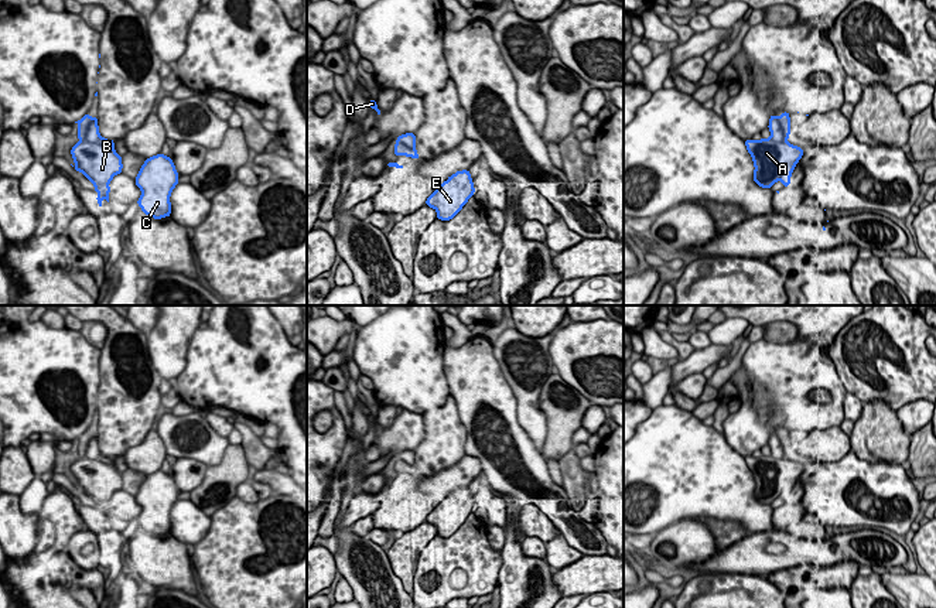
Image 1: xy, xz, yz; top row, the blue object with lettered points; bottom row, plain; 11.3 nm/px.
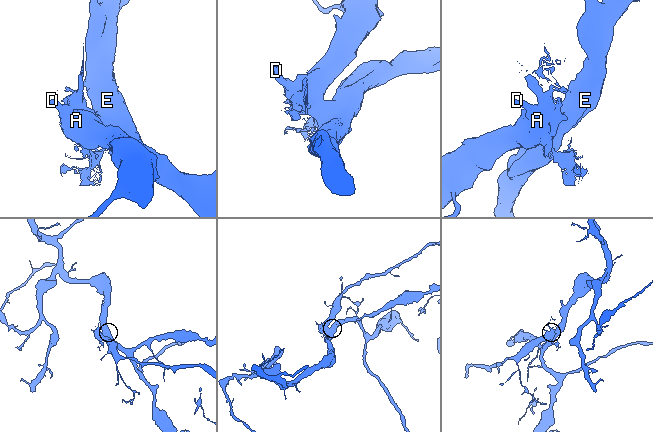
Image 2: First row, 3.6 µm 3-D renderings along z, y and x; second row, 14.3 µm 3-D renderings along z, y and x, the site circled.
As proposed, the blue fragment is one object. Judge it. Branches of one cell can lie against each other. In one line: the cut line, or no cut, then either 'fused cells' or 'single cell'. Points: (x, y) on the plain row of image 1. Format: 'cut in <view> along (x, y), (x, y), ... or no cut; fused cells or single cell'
cut in xy along (92, 437), (86, 456), (112, 465); fused cells

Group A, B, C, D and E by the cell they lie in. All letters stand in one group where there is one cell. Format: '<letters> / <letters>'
A B / C D E

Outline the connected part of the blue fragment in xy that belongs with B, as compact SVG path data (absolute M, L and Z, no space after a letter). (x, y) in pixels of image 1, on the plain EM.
M88 430L78 438L79 460L71 467L75 478L75 486L81 488L95 502L99 510L96 518L102 523L102 516L109 519L109 499L116 491L122 489L122 474L112 464L102 462L100 460L90 460L86 457L86 448L92 438L98 440L98 434L90 434Z

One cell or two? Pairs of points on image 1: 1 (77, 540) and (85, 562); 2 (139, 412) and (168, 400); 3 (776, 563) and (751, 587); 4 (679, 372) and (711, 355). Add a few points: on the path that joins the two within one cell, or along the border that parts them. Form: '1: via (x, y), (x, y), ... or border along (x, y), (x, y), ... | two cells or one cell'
1: via (77, 546), (79, 556) | one cell
2: border along (163, 395), (161, 409) | two cells
3: border along (728, 571), (751, 573), (761, 577) | two cells
4: via (687, 366), (703, 358) | one cell

